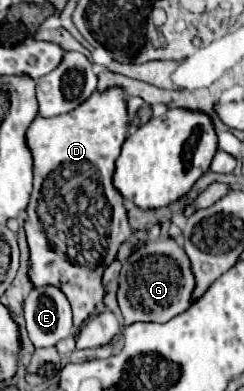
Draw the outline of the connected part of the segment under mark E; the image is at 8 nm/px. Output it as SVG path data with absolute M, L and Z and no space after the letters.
M56 286L32 288L24 302L26 330L36 348L54 346L72 334L72 310L64 292Z

